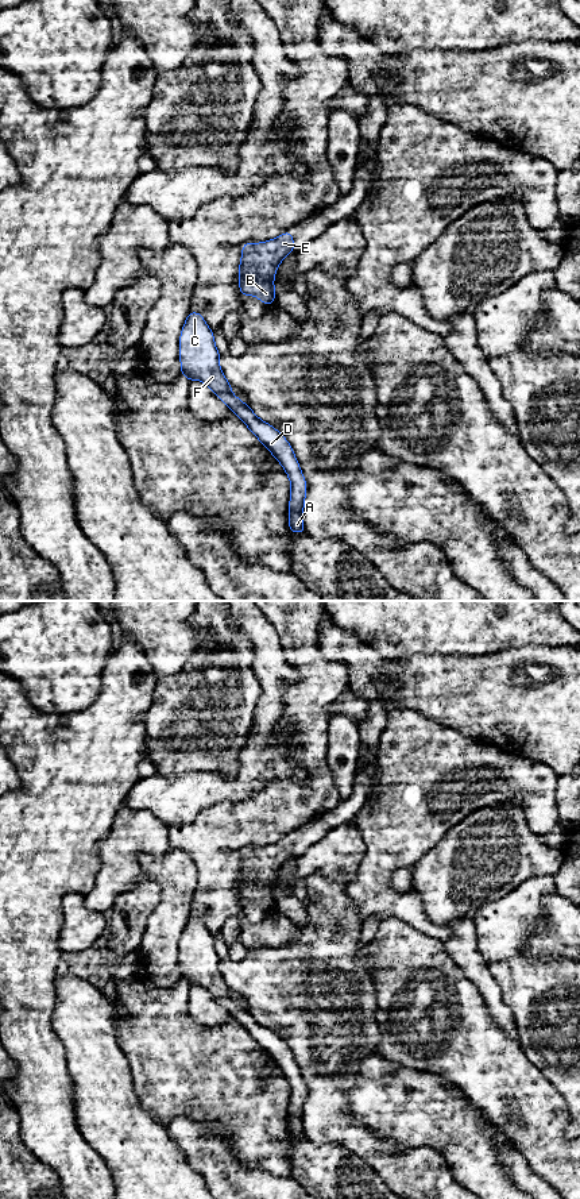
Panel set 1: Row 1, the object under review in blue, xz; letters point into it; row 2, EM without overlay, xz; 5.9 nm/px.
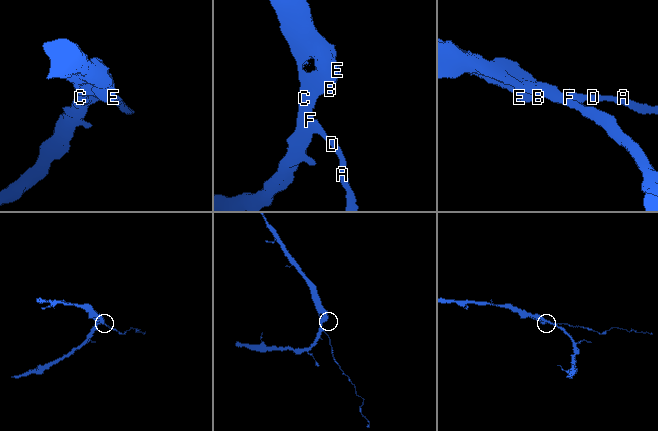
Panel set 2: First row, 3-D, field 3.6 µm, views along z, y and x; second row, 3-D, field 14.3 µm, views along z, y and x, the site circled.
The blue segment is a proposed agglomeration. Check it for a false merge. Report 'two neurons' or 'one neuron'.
one neuron

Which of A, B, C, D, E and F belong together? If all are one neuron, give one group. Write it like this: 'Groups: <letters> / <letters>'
Groups: A B C D E F

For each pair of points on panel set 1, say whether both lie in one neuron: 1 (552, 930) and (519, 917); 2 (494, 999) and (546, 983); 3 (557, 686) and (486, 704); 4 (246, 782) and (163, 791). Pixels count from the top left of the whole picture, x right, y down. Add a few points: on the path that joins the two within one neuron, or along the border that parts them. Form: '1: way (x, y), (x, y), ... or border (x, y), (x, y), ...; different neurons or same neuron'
1: border (546, 894), (544, 898), (542, 920), (522, 952); different neurons
2: border (487, 968), (517, 1025); different neurons
3: way (540, 704), (503, 704); same neuron
4: way (225, 789), (184, 791); same neuron

